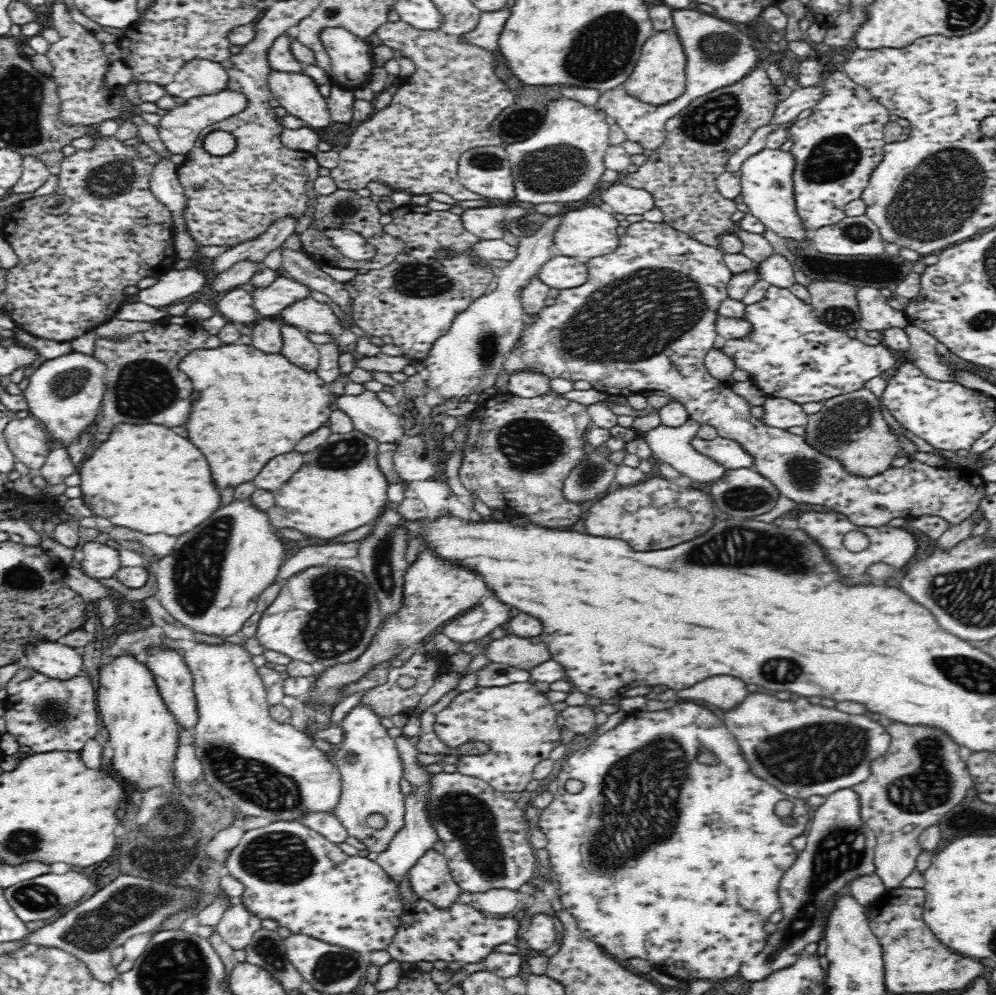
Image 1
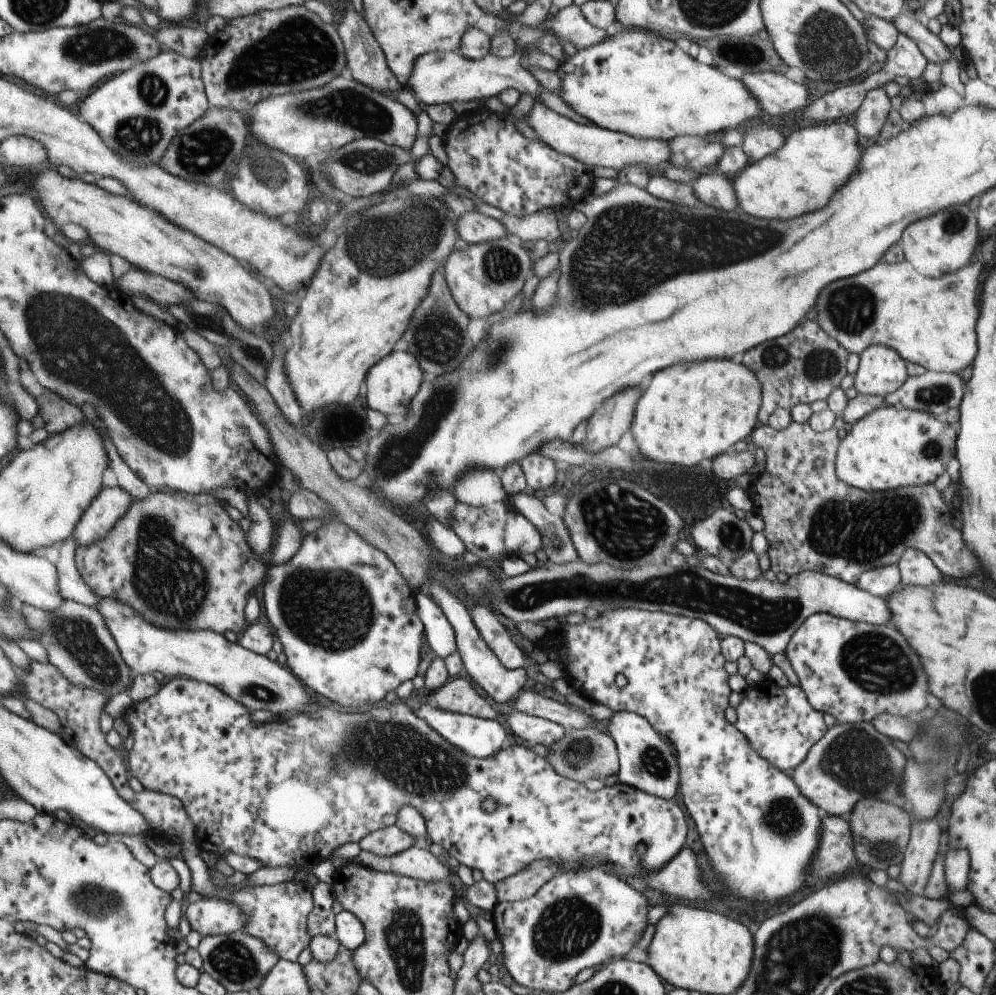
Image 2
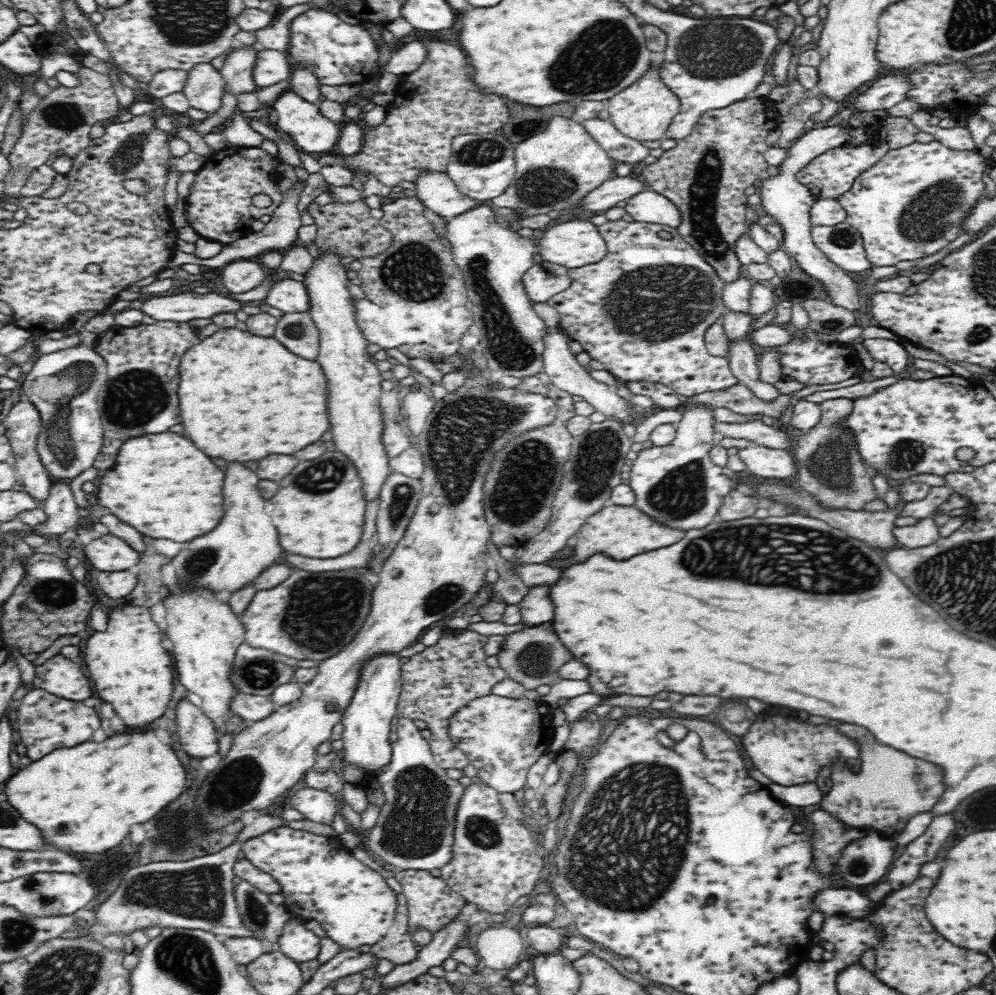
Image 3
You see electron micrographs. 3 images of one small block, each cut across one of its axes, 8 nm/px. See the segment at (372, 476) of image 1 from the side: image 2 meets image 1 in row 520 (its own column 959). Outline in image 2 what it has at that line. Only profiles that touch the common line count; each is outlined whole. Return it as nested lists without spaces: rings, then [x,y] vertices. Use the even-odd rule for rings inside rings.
[[[905,259],[897,264],[879,260],[875,268],[825,286],[824,333],[836,340],[848,353],[859,354],[869,345],[881,345],[892,348],[906,363],[918,364],[926,371],[959,372],[965,368],[965,364],[969,366],[975,356],[977,282],[979,268],[973,264],[953,274],[947,273],[932,279],[919,274]]]

